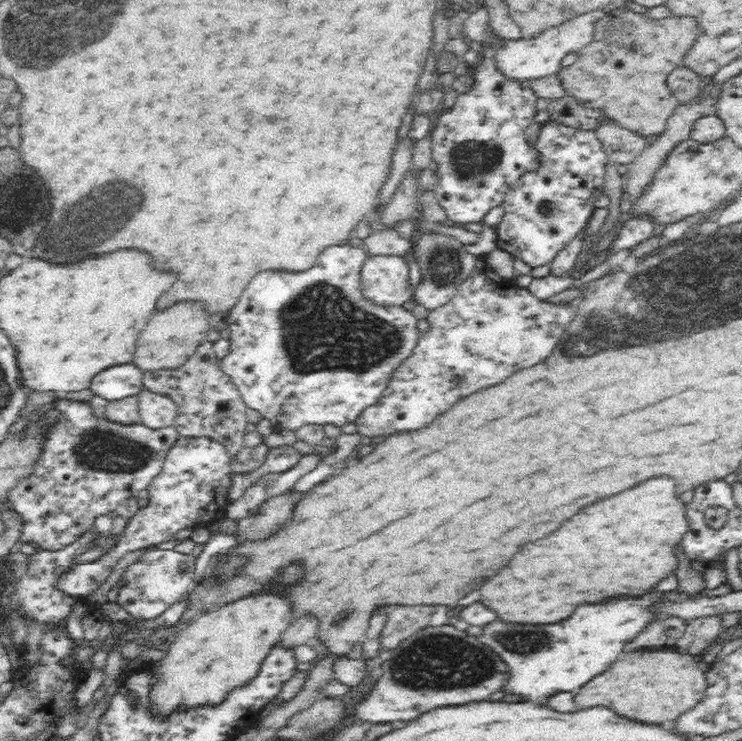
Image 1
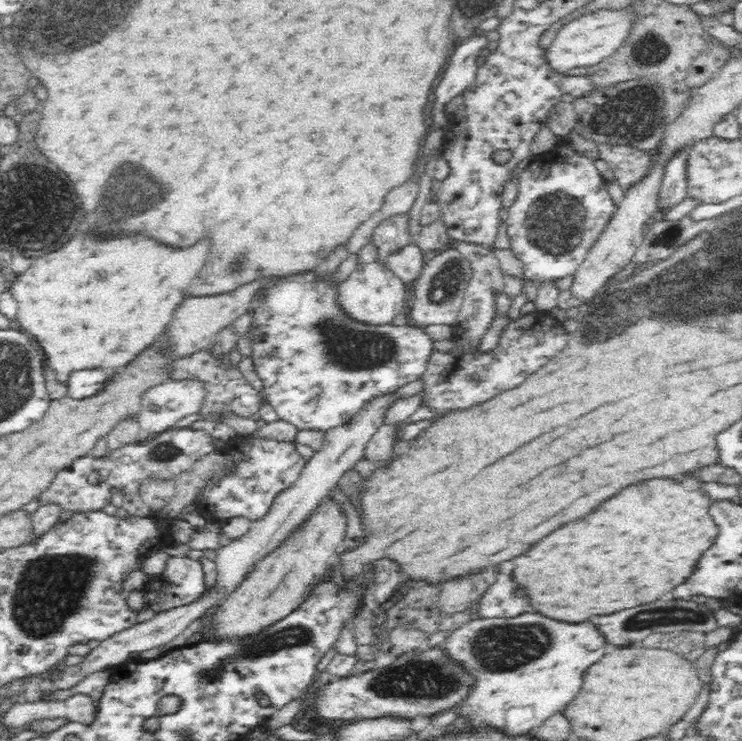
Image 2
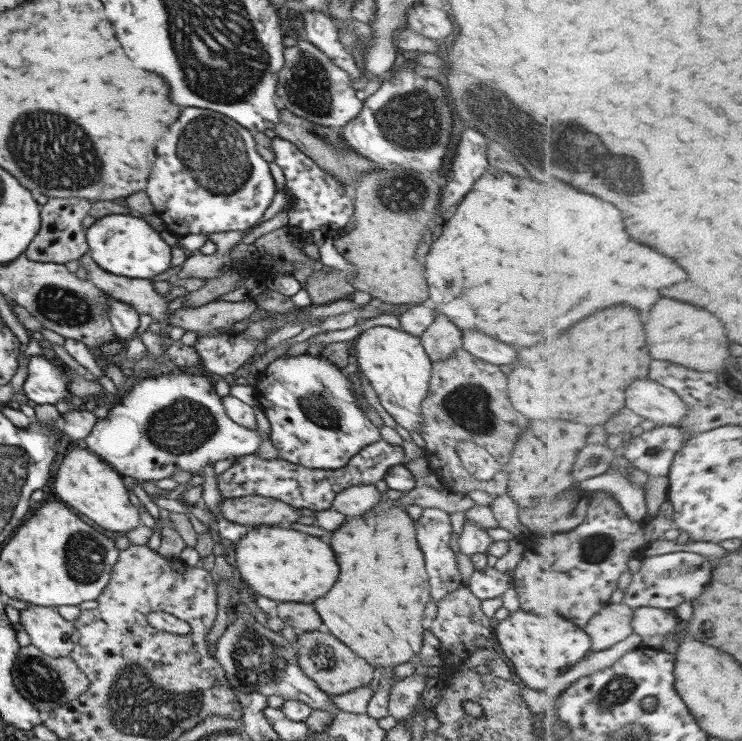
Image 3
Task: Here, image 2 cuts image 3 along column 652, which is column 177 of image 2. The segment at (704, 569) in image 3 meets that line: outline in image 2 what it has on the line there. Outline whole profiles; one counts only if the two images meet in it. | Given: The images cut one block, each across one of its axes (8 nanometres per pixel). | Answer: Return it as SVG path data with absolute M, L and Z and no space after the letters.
M188 556L170 557L162 574L150 578L153 581L141 591L146 606L158 613L192 604L208 590L204 584L202 564Z

